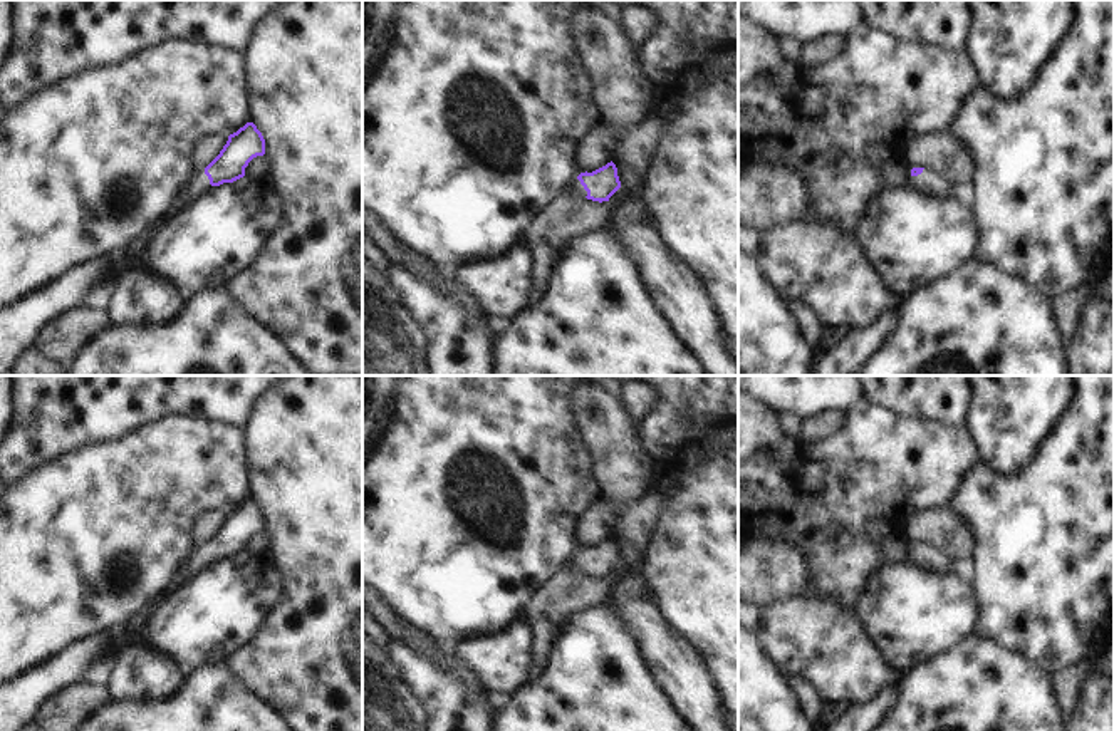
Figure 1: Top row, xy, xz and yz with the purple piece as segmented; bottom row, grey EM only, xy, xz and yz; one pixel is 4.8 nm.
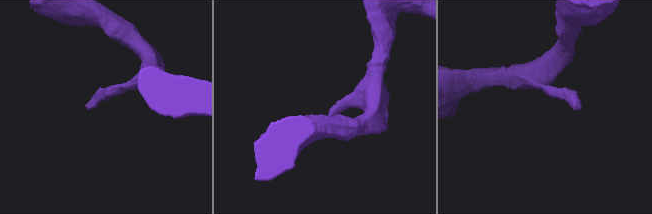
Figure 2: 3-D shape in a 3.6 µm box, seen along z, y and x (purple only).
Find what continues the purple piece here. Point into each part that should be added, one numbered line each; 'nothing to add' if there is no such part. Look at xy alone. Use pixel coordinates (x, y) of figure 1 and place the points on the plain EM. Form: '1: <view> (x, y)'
1: xy (200, 559)

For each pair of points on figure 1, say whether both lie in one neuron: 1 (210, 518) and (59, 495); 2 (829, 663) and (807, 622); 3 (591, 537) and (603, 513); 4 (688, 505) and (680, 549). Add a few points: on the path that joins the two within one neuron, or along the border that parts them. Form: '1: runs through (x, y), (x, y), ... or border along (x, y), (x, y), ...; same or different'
1: border along (229, 510), (208, 508), (200, 513); different
2: runs through (827, 653), (807, 632); same
3: runs through (591, 532), (599, 518); same
4: runs through (688, 515), (688, 539); same

